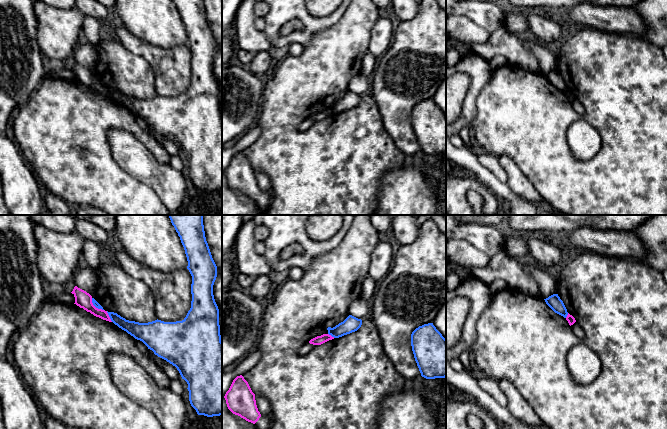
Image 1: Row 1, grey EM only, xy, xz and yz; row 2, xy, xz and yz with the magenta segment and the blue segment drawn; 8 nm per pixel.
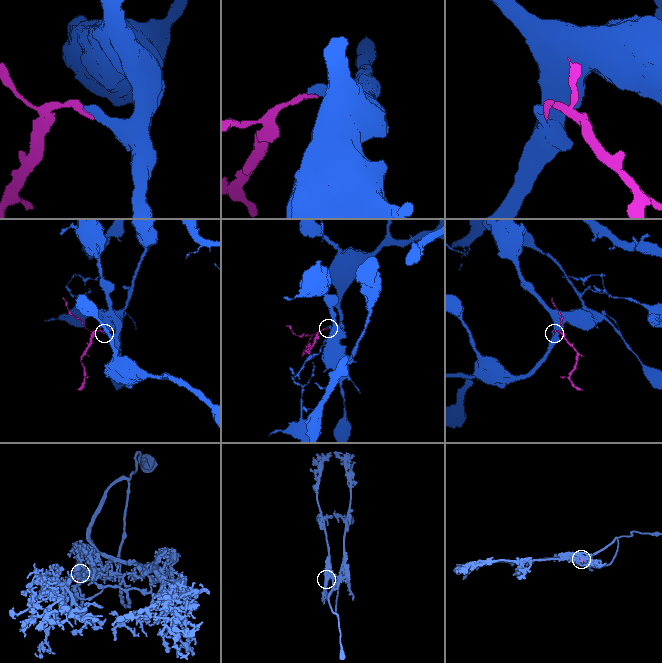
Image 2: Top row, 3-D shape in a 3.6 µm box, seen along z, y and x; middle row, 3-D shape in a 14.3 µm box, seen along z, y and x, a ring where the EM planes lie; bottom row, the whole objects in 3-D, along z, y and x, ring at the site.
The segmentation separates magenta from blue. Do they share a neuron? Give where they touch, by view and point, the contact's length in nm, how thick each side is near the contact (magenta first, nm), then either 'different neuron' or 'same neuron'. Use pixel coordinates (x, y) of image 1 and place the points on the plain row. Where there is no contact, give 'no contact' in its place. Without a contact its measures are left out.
contact xy (94, 82); length 140 nm; calibres 130 and 50 nm; different neuron

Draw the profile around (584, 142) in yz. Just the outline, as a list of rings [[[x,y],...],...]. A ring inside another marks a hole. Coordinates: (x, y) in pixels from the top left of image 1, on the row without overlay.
[[[583,118],[574,122],[567,132],[570,154],[577,160],[590,160],[600,151],[602,141],[598,131]]]

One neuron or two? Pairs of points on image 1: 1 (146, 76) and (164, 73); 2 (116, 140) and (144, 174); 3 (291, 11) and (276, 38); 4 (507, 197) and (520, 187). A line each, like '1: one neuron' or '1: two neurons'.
1: two neurons
2: one neuron
3: one neuron
4: two neurons

